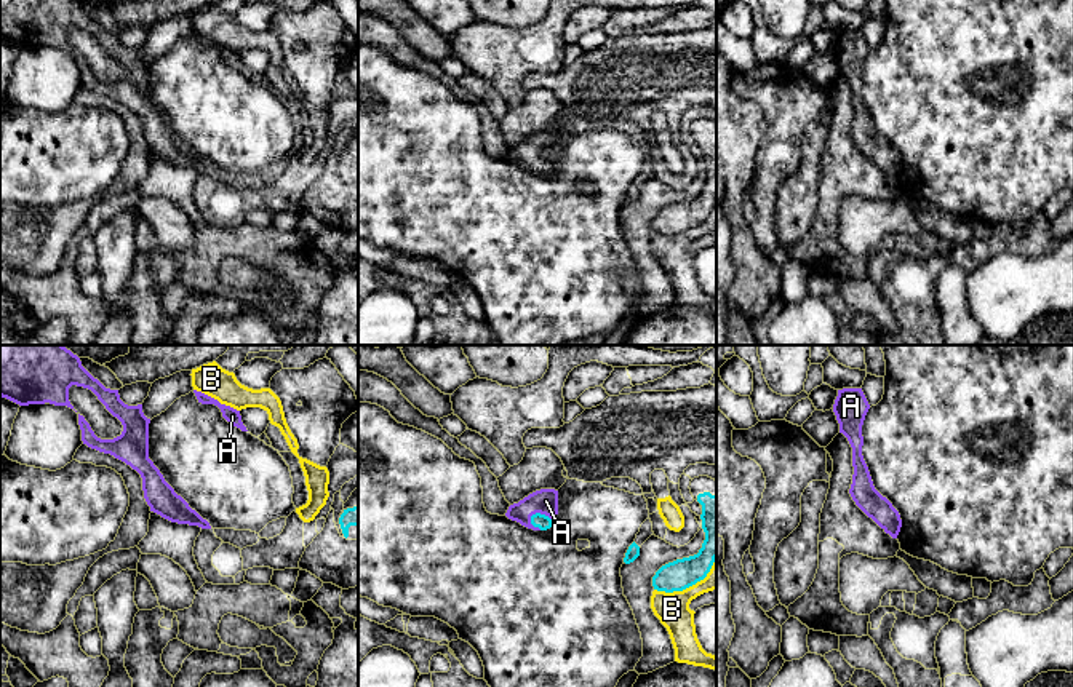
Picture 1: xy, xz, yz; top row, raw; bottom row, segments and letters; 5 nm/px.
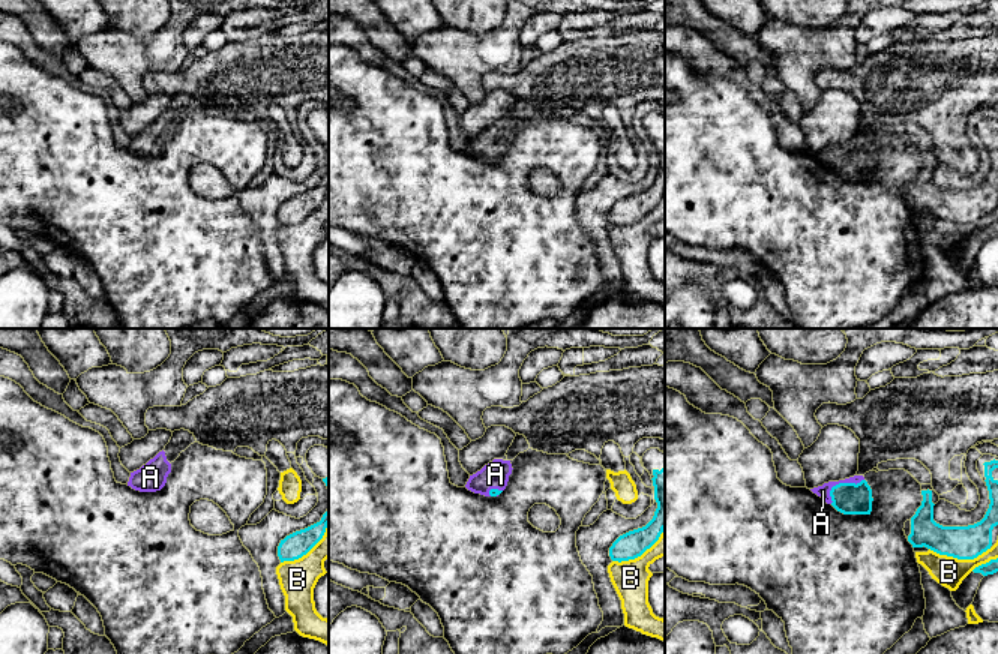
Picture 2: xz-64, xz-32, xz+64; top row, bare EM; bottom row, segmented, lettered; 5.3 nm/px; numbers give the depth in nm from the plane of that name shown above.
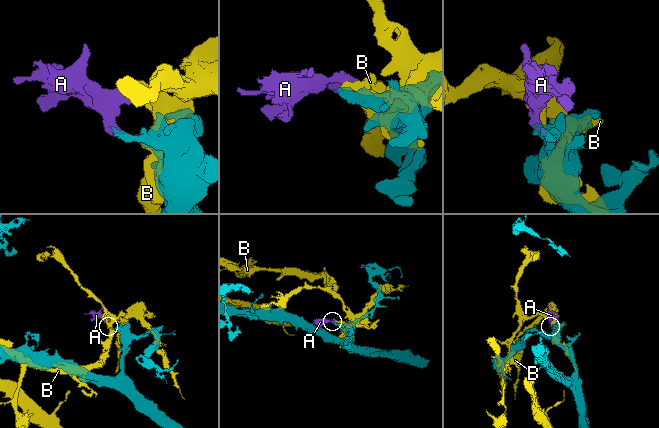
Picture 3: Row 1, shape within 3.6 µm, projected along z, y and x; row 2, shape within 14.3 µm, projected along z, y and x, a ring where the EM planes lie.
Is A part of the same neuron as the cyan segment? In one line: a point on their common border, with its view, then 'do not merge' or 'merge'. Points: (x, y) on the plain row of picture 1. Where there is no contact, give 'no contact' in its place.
xz (539, 155) | merge

